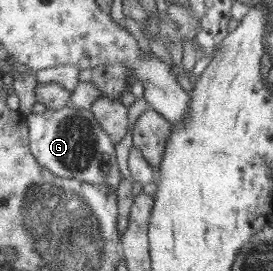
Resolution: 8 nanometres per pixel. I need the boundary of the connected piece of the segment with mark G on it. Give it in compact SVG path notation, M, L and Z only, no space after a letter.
M70 103L58 110L35 111L27 119L30 124L30 146L33 155L43 167L51 170L55 175L62 175L69 179L79 179L79 181L85 183L112 186L116 189L123 183L123 172L117 165L117 151L115 151L114 140L103 130L92 108L79 108Z

